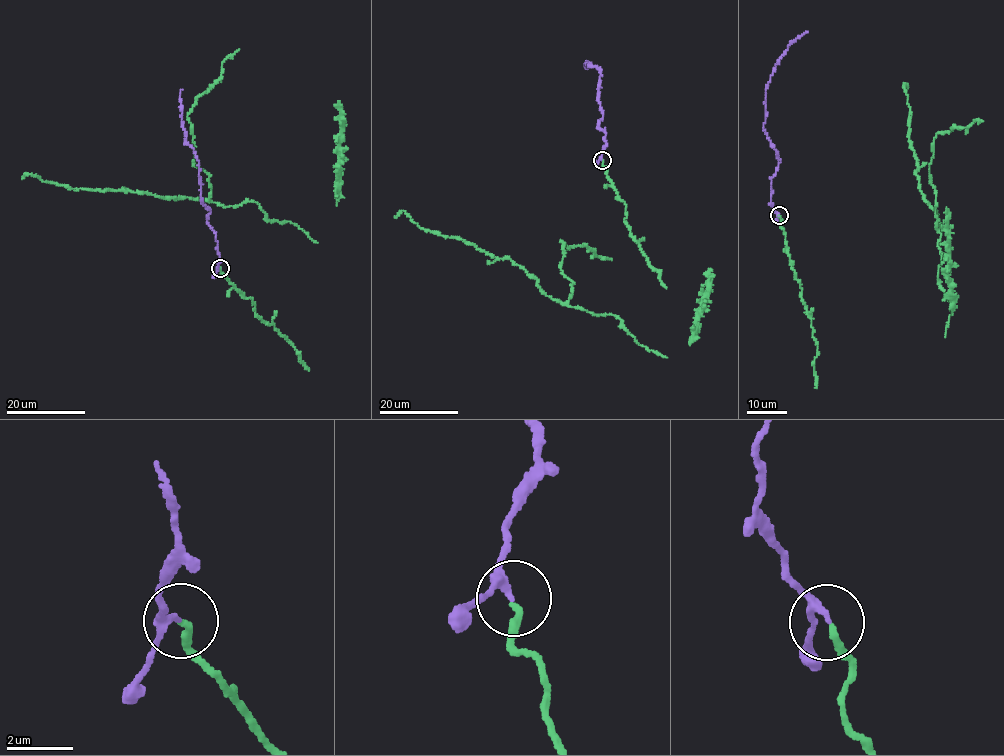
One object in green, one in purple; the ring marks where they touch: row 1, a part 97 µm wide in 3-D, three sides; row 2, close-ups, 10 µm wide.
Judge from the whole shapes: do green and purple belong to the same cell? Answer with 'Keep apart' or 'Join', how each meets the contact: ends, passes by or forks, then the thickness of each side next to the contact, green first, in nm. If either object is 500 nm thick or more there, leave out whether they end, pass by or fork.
Join. At the ring green ends. At the ring purple passes by. Thickness 200 nm (green) against 200 nm

